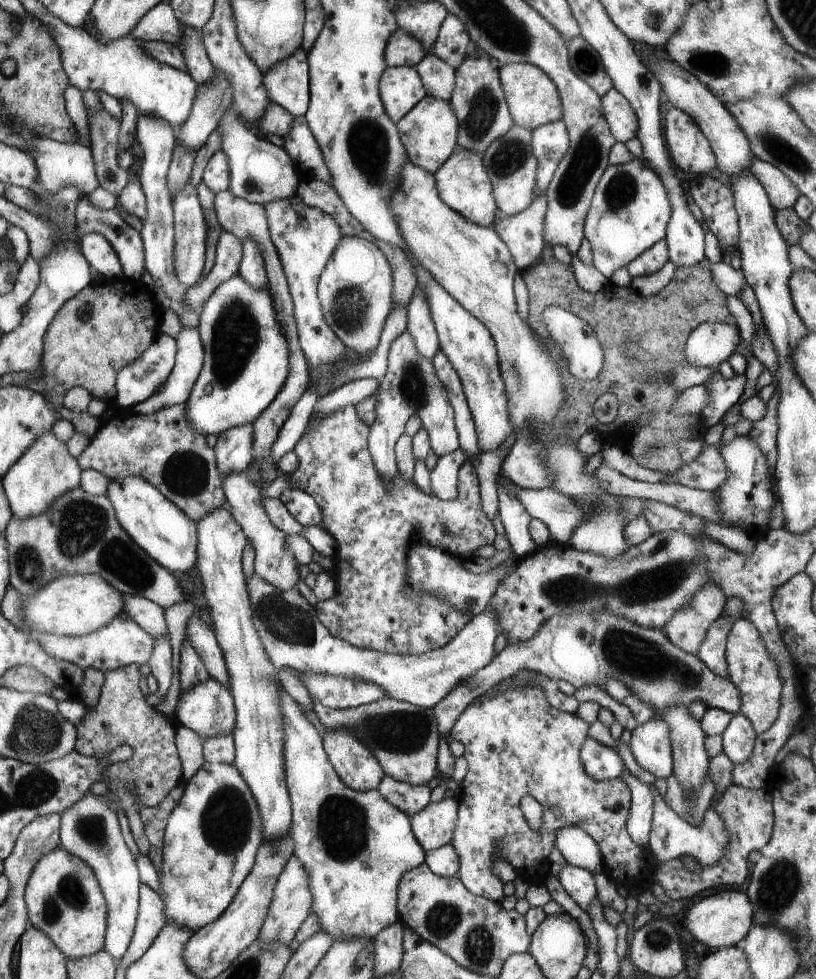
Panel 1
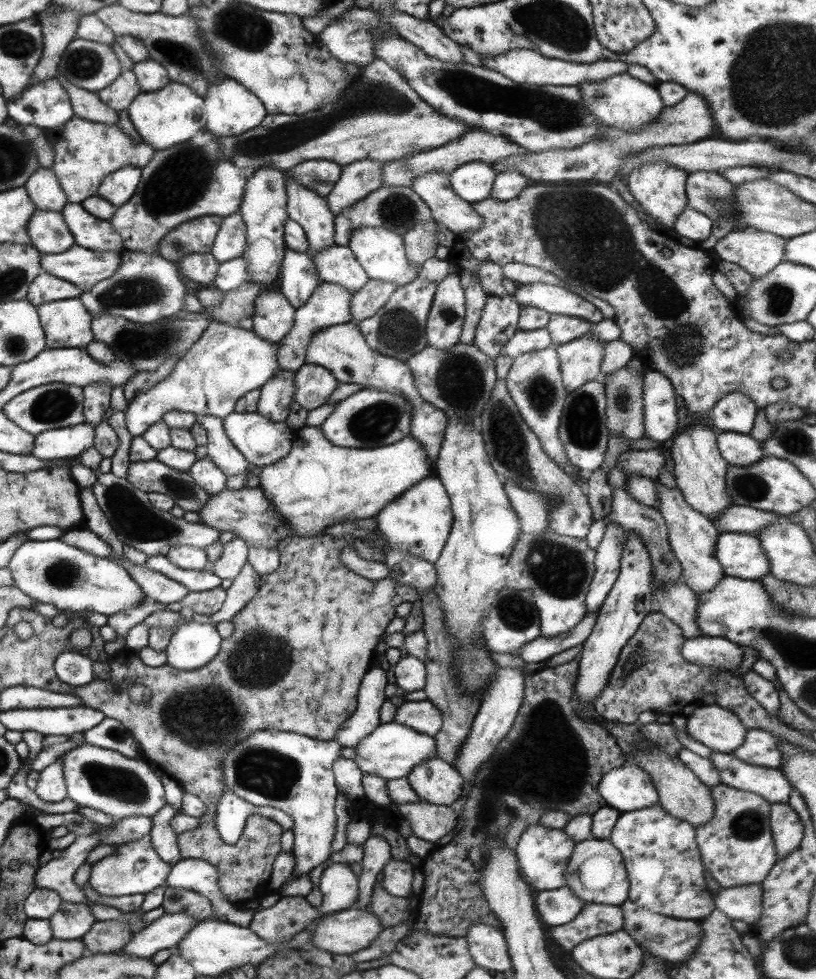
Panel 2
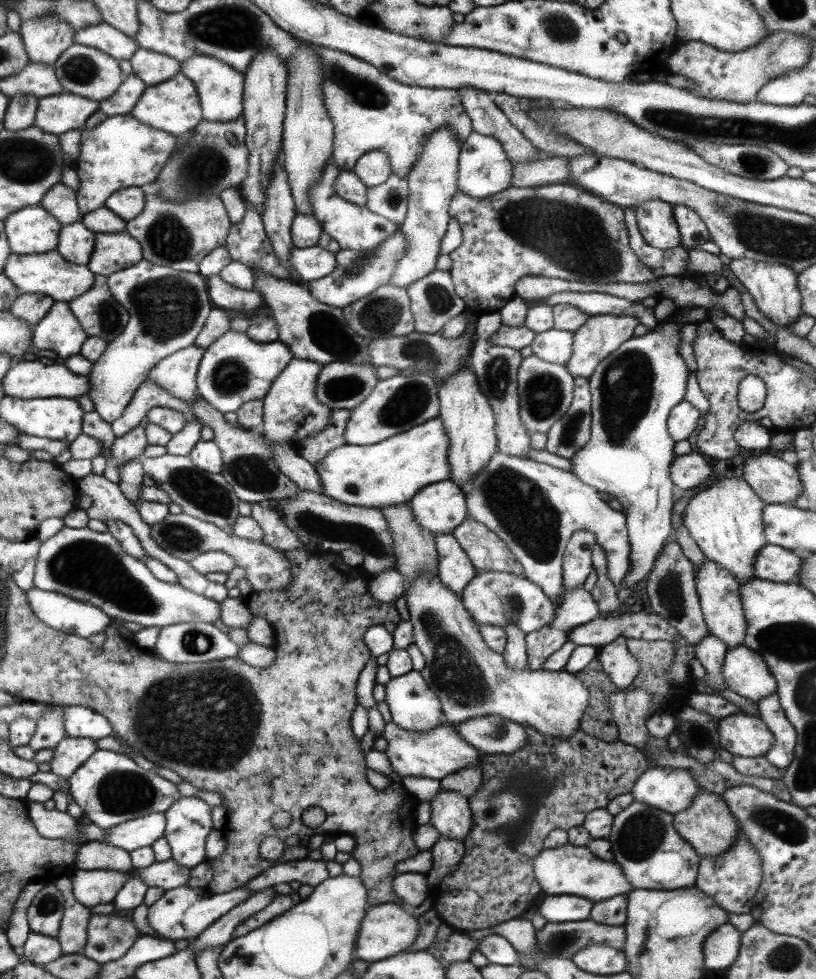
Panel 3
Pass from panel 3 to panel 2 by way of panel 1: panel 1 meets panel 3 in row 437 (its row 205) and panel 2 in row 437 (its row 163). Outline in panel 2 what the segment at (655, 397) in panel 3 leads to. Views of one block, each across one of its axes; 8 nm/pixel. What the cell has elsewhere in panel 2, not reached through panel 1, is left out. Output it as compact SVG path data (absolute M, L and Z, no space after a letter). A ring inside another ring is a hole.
M621 368L605 378L605 416L607 430L623 434L631 440L643 438L643 414L641 414L641 386L643 376Z

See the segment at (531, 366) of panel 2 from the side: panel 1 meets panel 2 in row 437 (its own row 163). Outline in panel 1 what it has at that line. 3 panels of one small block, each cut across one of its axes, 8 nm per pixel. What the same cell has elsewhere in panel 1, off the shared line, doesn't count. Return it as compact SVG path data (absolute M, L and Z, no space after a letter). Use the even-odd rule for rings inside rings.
M563 120L543 124L531 130L531 152L537 160L533 200L547 194L555 168L559 160L565 156L567 148L569 148L569 134L567 134L567 126Z

